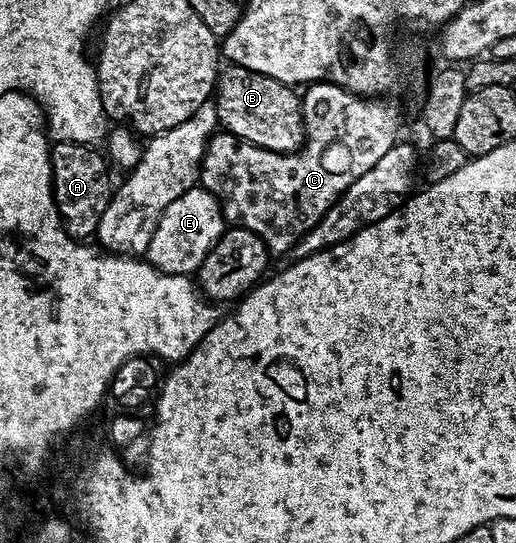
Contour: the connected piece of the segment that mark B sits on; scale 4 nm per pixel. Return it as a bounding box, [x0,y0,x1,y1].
[215,64,305,153]

